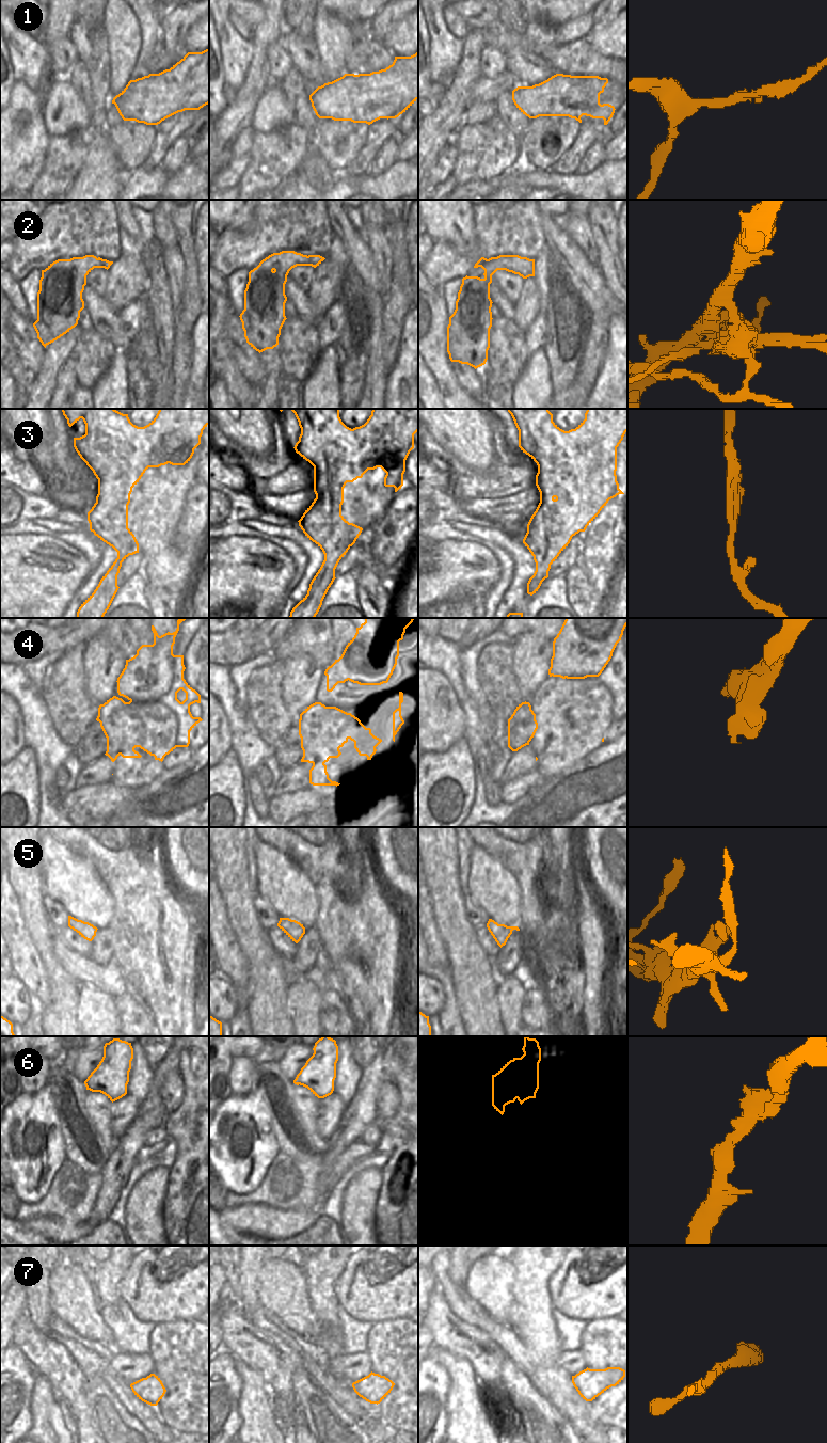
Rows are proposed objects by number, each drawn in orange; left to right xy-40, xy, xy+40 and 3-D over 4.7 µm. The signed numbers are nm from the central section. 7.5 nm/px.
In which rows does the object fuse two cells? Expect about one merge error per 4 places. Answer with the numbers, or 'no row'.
2, 4

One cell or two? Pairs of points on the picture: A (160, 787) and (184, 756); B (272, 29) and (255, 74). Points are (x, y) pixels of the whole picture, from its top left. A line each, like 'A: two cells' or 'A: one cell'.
A: one cell
B: one cell

